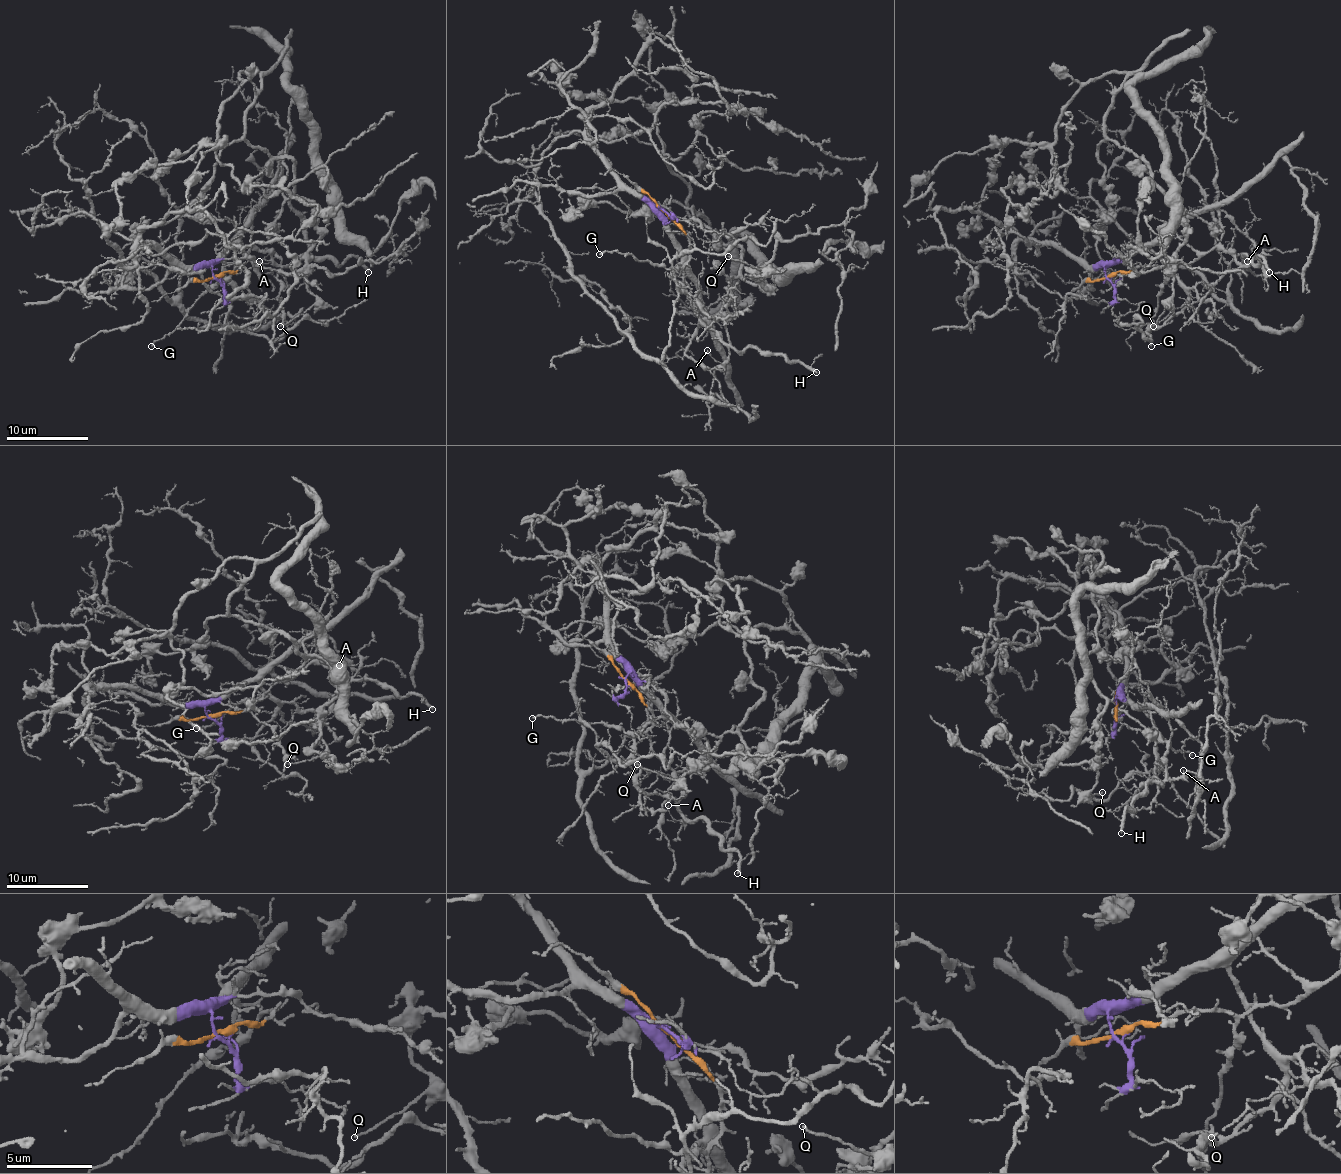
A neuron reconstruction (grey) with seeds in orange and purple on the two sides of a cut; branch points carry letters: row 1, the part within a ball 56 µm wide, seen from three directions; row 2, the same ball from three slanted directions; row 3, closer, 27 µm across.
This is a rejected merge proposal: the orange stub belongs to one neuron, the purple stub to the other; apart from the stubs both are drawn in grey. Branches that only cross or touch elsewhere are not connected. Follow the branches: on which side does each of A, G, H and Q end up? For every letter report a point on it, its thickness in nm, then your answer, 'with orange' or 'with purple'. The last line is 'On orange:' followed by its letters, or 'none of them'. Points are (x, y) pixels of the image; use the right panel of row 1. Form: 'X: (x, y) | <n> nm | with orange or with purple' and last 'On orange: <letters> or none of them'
A: (1247, 261) | 100 nm | with orange
G: (1151, 346) | 180 nm | with orange
H: (1269, 272) | 260 nm | with orange
Q: (1153, 326) | 90 nm | with purple
On orange: A, G, H

